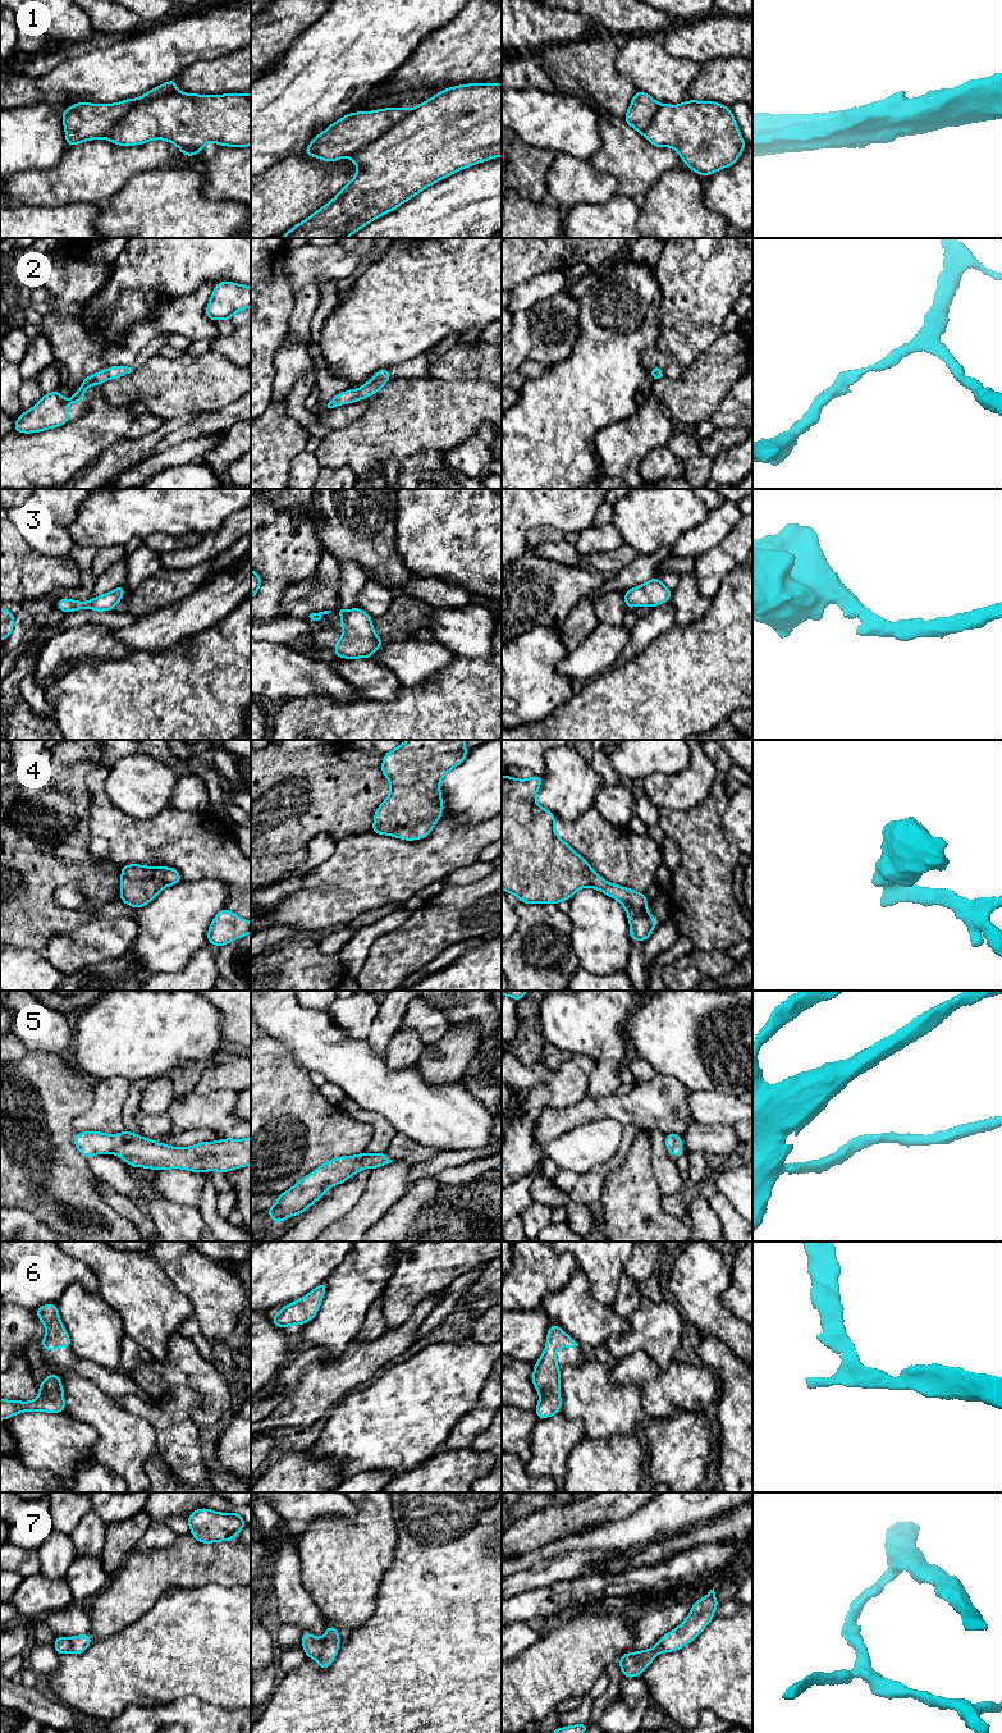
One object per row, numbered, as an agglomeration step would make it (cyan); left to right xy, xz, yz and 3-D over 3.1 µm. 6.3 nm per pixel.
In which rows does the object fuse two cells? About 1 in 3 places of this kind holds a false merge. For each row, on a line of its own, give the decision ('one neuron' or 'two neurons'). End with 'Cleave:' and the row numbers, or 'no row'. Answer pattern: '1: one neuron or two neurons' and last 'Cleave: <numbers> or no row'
1: two neurons
2: one neuron
3: one neuron
4: one neuron
5: one neuron
6: one neuron
7: one neuron
Cleave: 1

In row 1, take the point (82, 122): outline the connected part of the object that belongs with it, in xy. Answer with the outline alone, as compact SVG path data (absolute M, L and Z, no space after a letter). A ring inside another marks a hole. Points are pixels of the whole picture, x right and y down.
M173 78L138 99L127 99L116 104L73 104L61 113L68 147L83 141L105 138L138 101L157 99L175 91L175 88L177 81Z

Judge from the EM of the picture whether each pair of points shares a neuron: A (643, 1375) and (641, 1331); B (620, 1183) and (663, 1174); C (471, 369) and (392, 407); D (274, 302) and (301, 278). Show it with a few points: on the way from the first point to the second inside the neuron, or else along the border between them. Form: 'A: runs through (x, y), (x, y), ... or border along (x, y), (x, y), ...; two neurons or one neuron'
A: border along (636, 1349), (644, 1350), (660, 1367), (667, 1366); two neurons
B: border along (649, 1146), (653, 1174), (658, 1190), (663, 1196); two neurons
C: border along (430, 376), (445, 380), (477, 380); two neurons
D: border along (286, 257), (284, 271), (294, 292); two neurons

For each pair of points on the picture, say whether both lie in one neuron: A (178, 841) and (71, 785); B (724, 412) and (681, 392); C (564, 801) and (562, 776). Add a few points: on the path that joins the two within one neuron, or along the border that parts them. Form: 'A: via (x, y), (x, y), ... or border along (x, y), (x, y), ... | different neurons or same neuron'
A: border along (85, 776), (85, 783), (91, 800), (90, 826) | different neurons
B: border along (733, 383), (719, 407), (707, 420) | different neurons
C: via (563, 795), (563, 782) | same neuron

